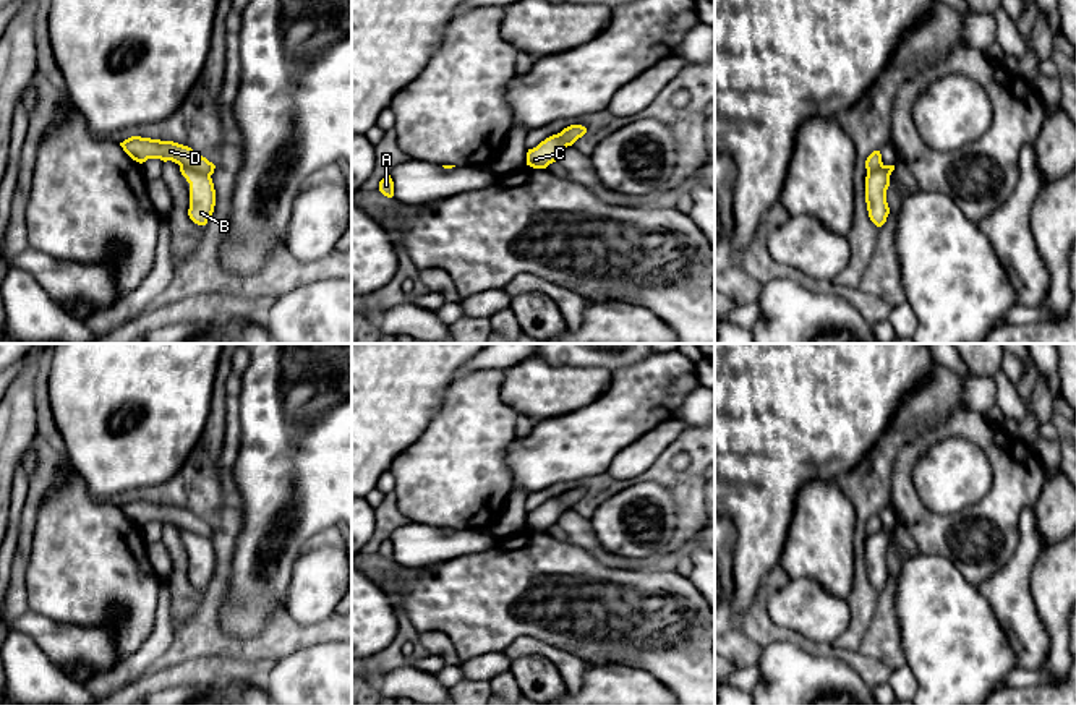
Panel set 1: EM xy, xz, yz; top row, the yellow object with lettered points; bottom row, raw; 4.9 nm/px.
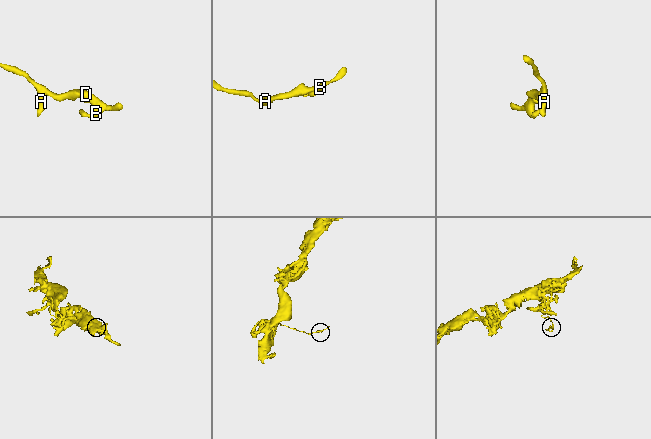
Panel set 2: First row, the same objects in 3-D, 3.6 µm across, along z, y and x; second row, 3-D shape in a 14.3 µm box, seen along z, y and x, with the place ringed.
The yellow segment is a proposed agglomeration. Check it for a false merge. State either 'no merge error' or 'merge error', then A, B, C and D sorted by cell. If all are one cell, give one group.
no merge error | A B C D

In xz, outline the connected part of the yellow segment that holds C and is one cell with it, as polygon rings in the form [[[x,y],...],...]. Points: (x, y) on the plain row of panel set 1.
[[[570,488],[564,491],[561,496],[546,501],[536,511],[528,512],[527,528],[533,532],[546,532],[549,527],[557,523],[557,520],[567,509],[572,509],[585,496],[585,489]]]

